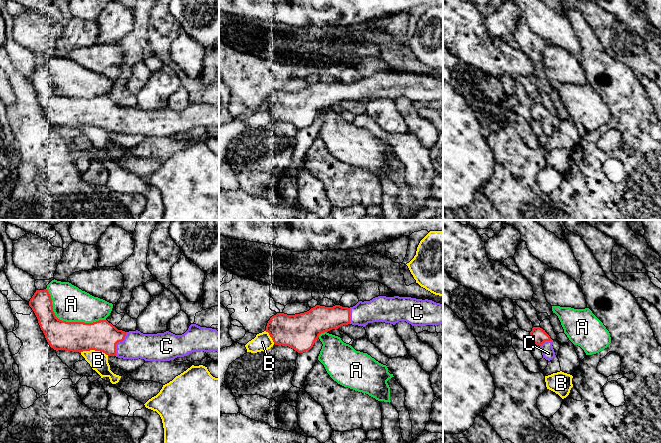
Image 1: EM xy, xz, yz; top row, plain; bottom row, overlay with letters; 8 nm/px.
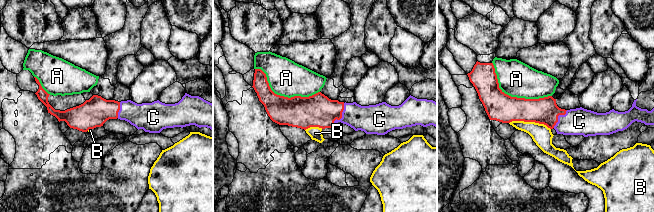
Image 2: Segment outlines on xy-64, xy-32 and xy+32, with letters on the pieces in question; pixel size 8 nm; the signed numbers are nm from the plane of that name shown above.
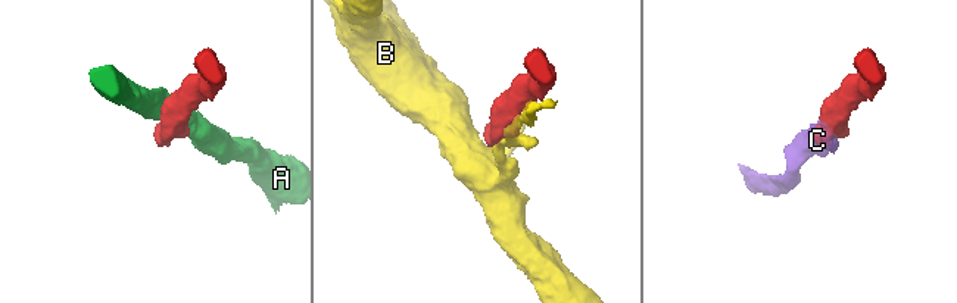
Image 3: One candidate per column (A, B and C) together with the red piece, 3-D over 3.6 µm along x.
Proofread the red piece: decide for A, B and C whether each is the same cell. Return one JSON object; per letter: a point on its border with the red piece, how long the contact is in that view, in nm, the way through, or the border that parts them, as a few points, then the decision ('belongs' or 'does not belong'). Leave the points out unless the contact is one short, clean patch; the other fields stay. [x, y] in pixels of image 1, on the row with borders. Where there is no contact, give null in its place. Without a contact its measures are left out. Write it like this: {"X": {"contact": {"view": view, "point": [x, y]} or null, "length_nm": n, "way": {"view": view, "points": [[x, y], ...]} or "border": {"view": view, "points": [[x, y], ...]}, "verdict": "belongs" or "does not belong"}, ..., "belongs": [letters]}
{"A": {"contact": {"view": "xy", "point": [67, 322]}, "length_nm": 550, "verdict": "does not belong"}, "B": {"contact": {"view": "xy", "point": [94, 349]}, "length_nm": 240, "verdict": "does not belong"}, "C": {"contact": {"view": "xy", "point": [117, 342]}, "length_nm": 220, "way": {"view": "xy", "points": [[102, 336], [112, 342], [117, 342], [124, 345], [135, 345]]}, "verdict": "belongs"}, "belongs": ["C"]}

